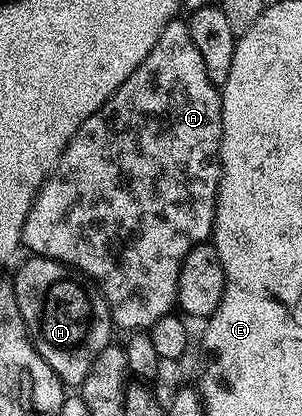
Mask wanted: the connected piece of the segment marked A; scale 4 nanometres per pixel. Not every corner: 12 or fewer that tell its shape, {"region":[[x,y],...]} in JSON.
{"region":[[184,18],[71,137],[24,250],[114,328],[212,236],[221,93]]}

